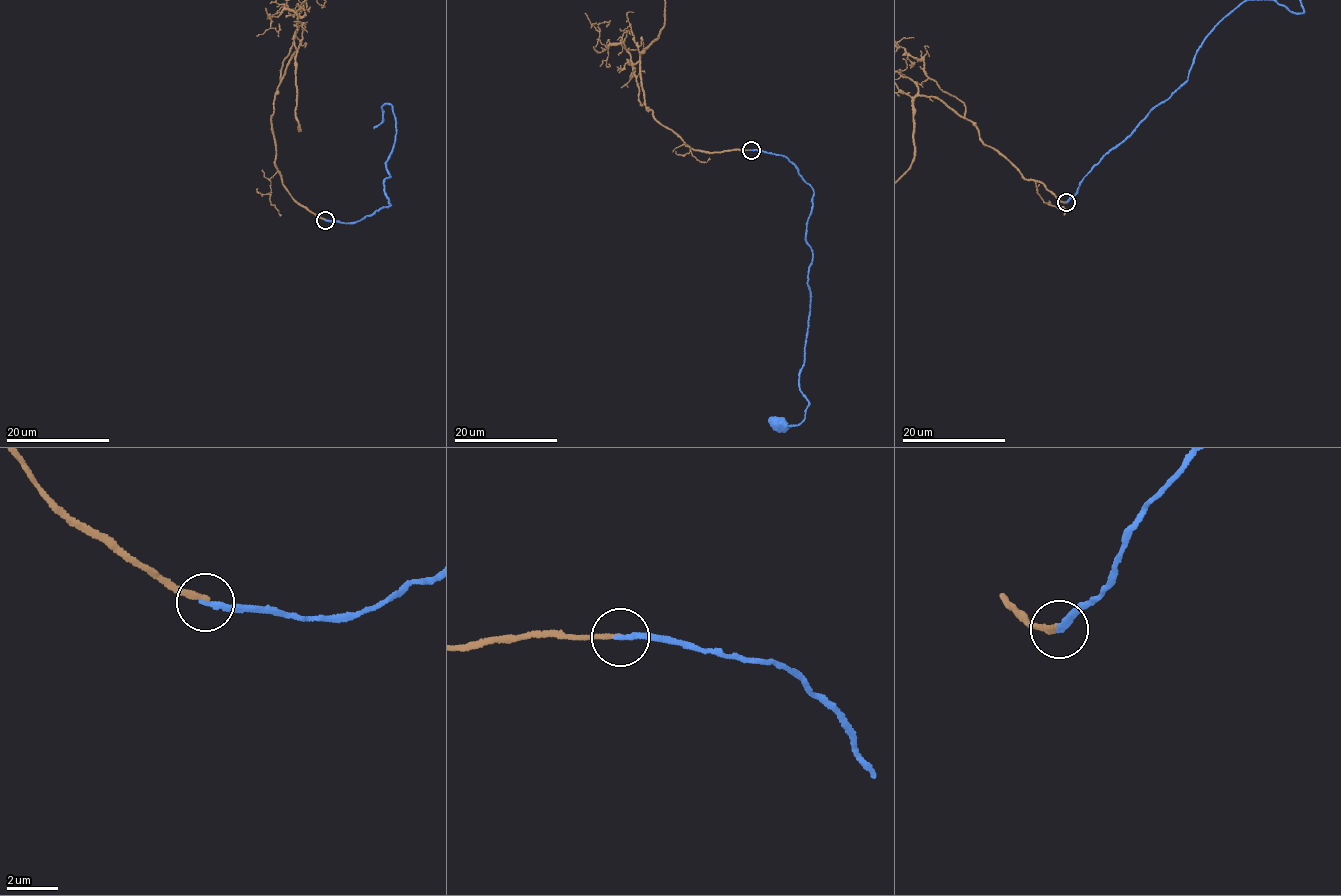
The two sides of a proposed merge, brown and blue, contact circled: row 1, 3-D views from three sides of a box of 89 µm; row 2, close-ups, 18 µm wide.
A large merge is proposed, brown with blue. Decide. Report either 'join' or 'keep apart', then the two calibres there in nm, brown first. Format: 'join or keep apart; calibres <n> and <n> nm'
join; calibres 190 and 220 nm

